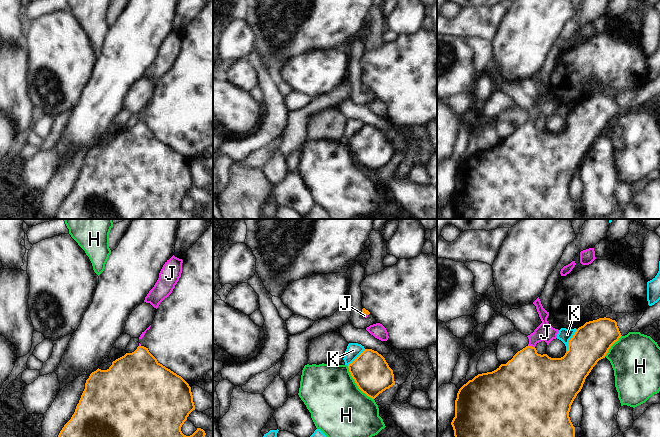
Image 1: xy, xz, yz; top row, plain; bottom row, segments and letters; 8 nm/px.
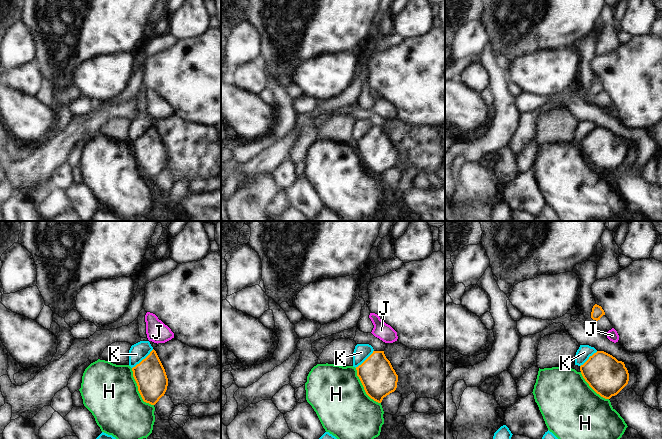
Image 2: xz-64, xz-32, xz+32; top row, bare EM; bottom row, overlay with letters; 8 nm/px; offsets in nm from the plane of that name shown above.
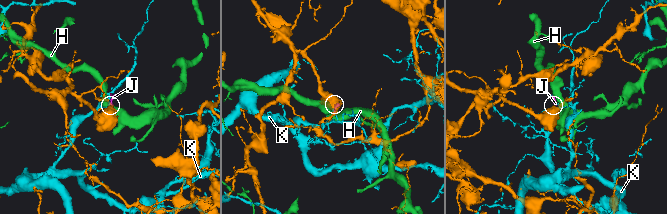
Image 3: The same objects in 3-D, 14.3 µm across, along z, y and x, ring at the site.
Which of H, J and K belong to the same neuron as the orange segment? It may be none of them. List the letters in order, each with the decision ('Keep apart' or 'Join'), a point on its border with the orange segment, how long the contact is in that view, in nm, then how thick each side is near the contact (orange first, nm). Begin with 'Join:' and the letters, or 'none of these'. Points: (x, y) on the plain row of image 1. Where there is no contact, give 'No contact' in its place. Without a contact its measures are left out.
Join: J
H: Keep apart. Touches orange at xz (356, 159). Shared border 340 nm. Thickness 300 nm (orange) against 460 nm
J: Join. Touches orange at yz (531, 122). Shared border 60 nm. Thickness 420 nm (orange) against 140 nm
K: Keep apart. Touches orange at yz (569, 117). Shared border 220 nm. Thickness 300 nm (orange) against 100 nm.

